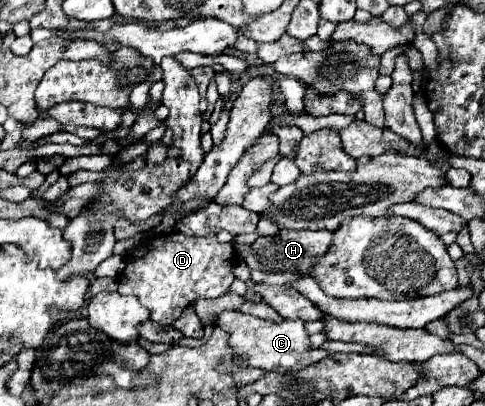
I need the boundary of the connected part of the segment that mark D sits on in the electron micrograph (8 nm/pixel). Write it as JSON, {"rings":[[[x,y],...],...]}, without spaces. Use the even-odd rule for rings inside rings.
{"rings":[[[172,232],[140,244],[132,252],[124,272],[118,278],[118,292],[134,294],[140,304],[150,310],[150,320],[162,326],[172,326],[172,322],[178,320],[178,316],[190,302],[198,298],[218,298],[228,292],[234,280],[232,264],[232,244],[222,244],[214,234],[184,236],[180,232]]]}

